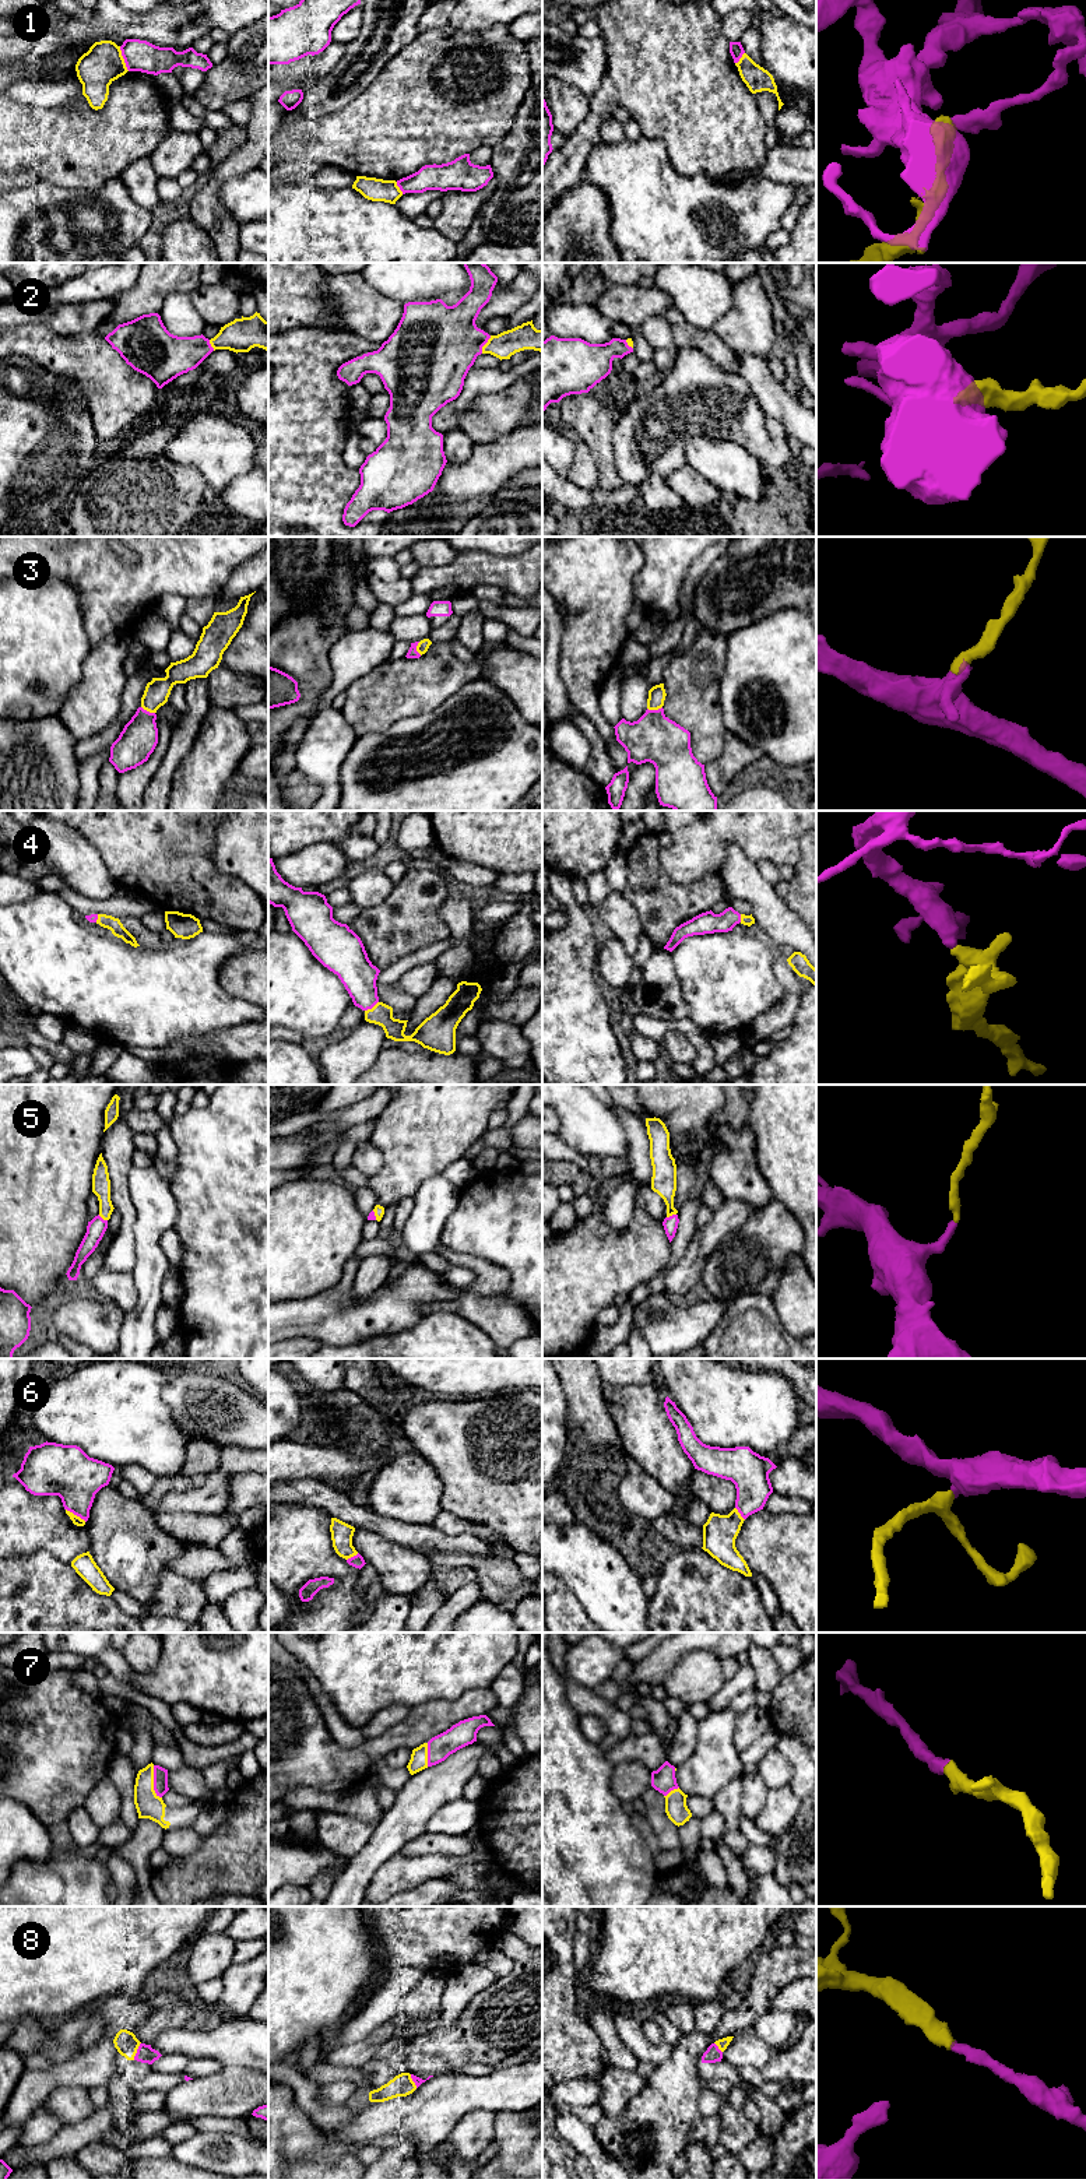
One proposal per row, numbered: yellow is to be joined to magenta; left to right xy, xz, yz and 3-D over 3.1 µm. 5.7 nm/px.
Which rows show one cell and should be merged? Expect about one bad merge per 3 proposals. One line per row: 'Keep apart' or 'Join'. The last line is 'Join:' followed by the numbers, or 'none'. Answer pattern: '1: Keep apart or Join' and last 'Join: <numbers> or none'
1: Keep apart
2: Join
3: Join
4: Join
5: Join
6: Join
7: Join
8: Join
Join: 2, 3, 4, 5, 6, 7, 8

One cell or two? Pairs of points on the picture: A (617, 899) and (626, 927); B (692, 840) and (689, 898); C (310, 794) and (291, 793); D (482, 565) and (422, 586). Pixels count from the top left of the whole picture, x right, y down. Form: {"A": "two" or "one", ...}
{"A": "one", "B": "two", "C": "one", "D": "one"}

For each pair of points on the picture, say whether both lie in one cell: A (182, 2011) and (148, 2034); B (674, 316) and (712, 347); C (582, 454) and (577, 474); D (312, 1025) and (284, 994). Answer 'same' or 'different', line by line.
A: same
B: same
C: same
D: same

